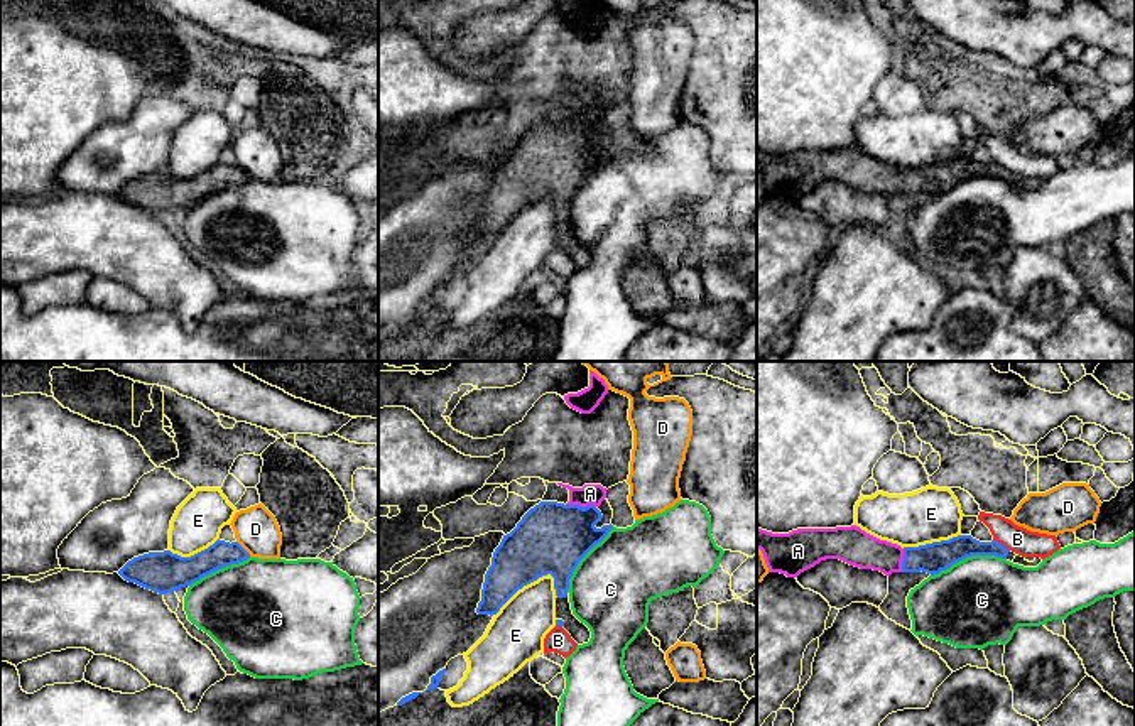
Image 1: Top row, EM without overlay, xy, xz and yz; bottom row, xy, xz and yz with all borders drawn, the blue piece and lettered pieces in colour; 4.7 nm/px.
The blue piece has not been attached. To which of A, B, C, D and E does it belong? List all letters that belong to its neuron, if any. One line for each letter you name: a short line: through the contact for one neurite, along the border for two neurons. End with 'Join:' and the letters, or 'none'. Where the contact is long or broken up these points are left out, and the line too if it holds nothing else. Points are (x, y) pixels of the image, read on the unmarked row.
A: line xz (553, 159), (581, 129), (590, 115)
Join: A

